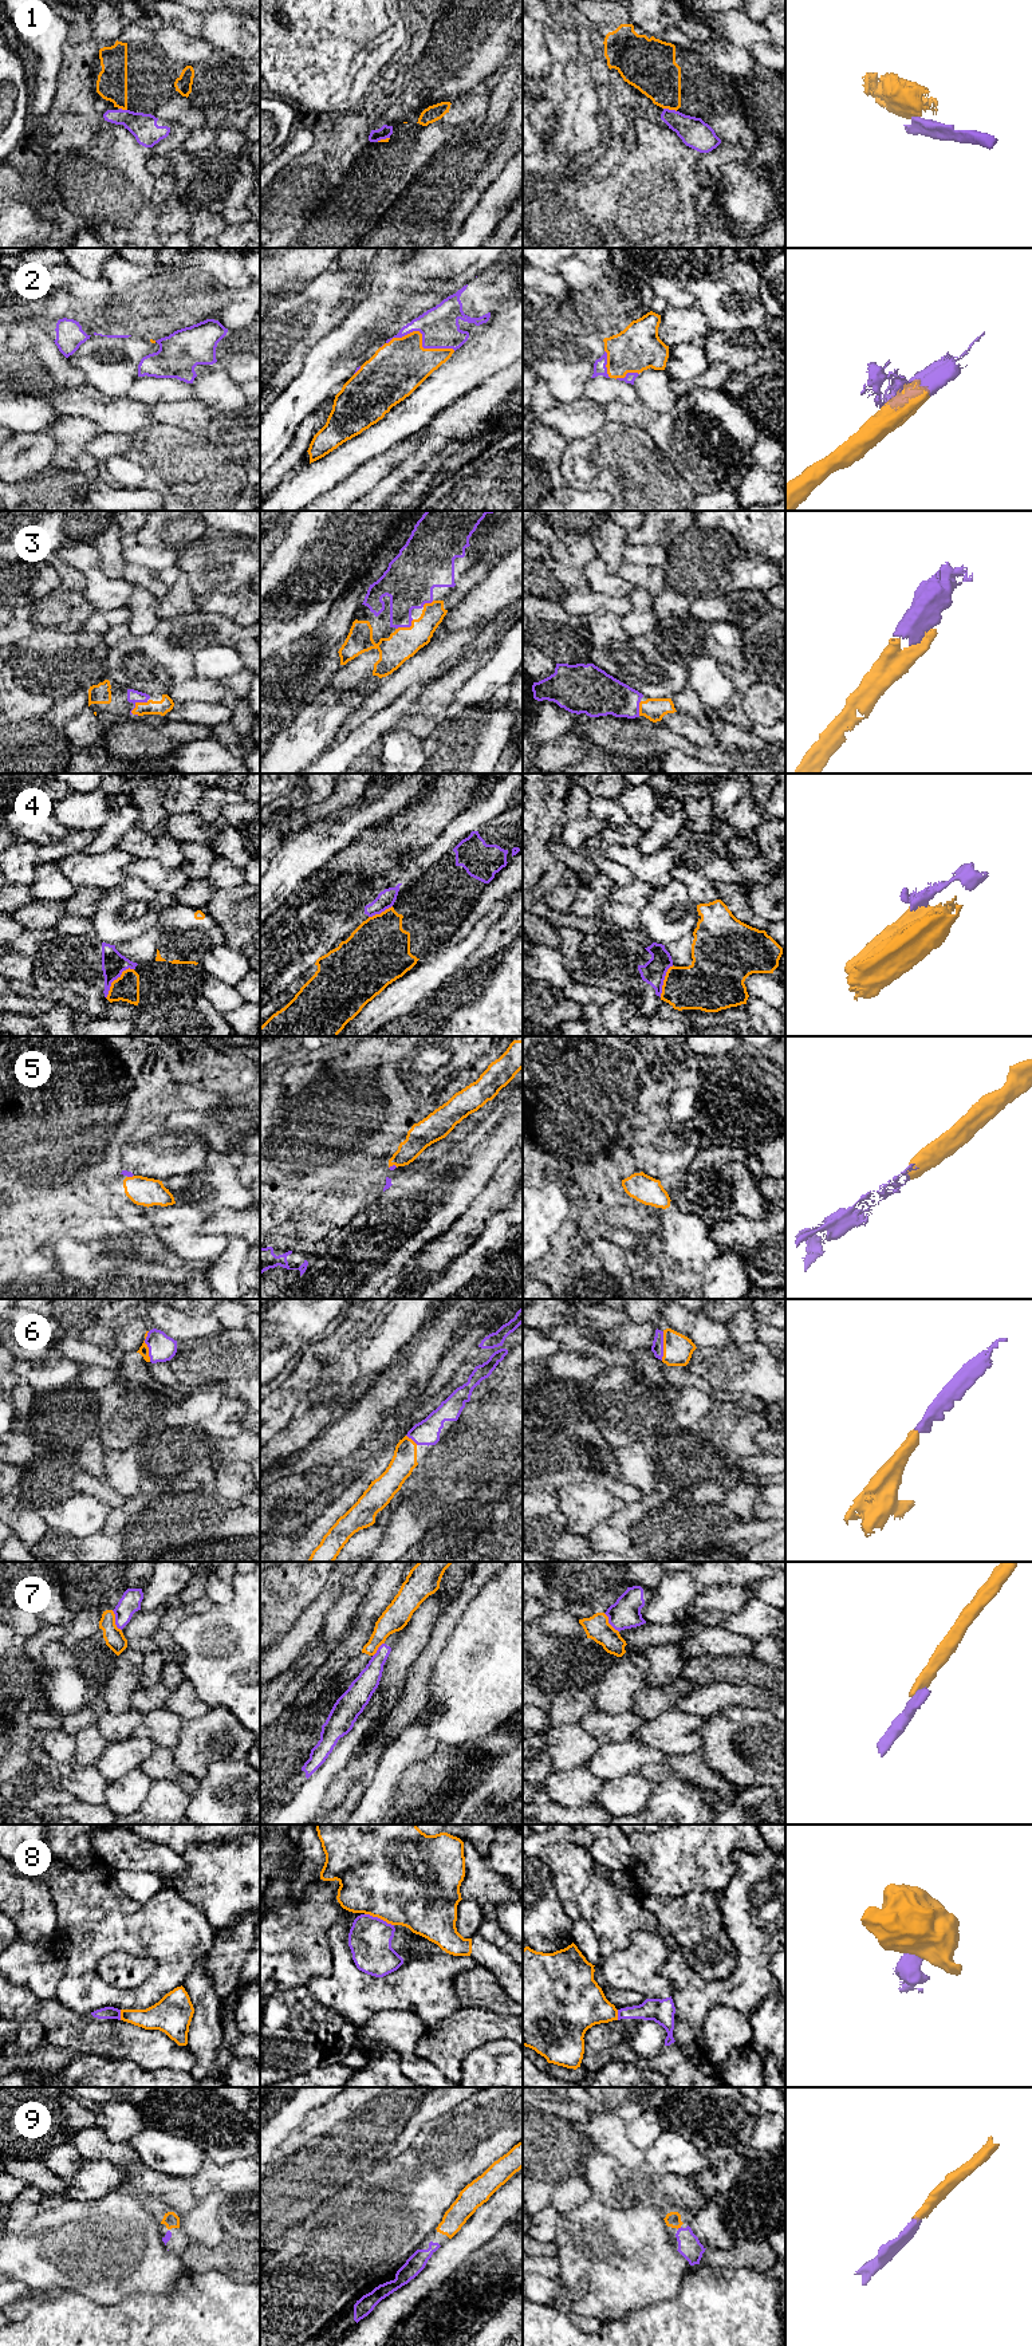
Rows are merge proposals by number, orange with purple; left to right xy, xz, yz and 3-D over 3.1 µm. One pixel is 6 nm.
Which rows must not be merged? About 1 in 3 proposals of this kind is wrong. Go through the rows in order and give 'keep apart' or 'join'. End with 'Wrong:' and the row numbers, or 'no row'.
1: keep apart
2: join
3: join
4: join
5: join
6: join
7: keep apart
8: keep apart
9: join
Wrong: 1, 7, 8

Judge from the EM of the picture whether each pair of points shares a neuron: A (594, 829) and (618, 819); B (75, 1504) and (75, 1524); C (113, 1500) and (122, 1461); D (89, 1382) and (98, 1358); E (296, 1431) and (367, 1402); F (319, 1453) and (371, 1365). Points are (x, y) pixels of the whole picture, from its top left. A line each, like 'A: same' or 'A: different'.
A: different
B: same
C: different
D: different
E: different
F: different

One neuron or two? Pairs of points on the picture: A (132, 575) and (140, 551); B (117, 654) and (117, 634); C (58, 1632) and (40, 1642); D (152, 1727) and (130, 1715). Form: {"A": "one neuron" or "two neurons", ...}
{"A": "two neurons", "B": "one neuron", "C": "one neuron", "D": "two neurons"}

